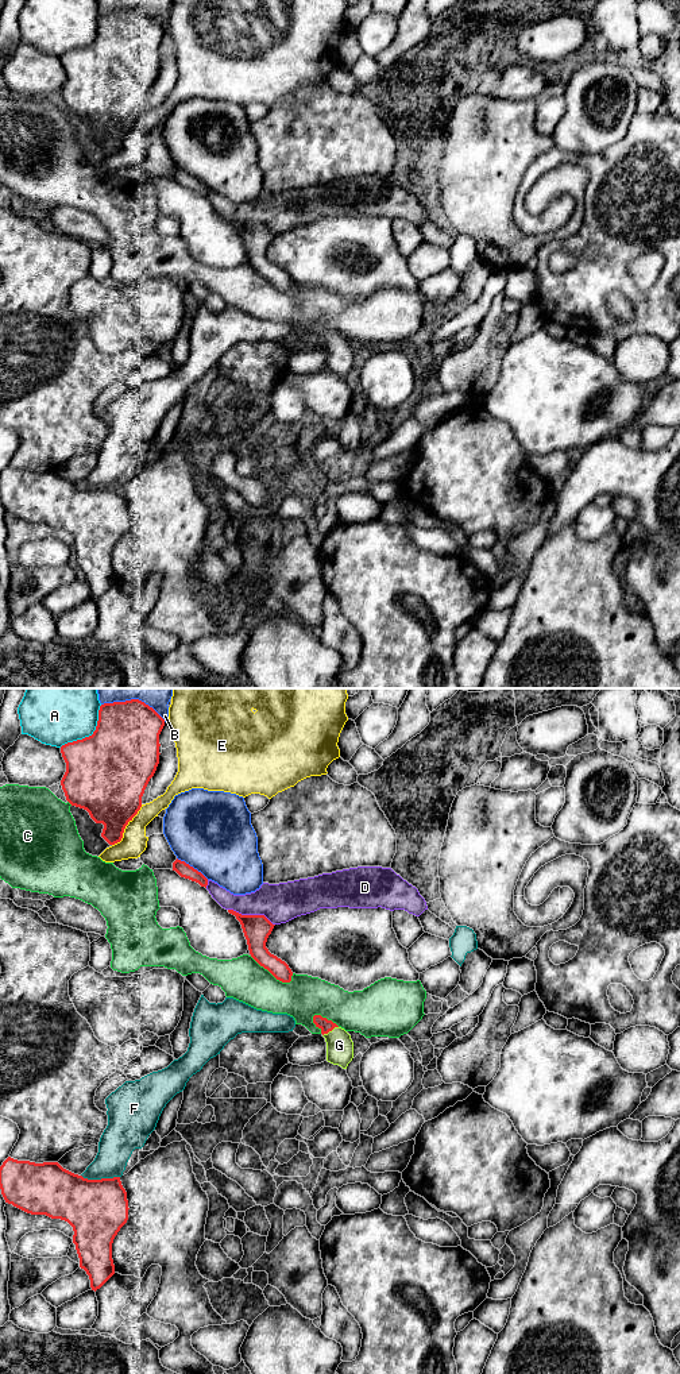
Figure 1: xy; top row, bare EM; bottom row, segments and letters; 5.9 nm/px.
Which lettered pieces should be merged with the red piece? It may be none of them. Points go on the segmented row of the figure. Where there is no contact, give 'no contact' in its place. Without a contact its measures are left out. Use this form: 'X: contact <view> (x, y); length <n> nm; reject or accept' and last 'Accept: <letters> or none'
A: contact xy (89, 736); length 360 nm; reject
B: contact xy (192, 867); length 240 nm; reject
C: contact xy (271, 973); length 300 nm; reject
D: contact xy (251, 915); length 300 nm; reject
E: contact xy (126, 825); length 300 nm; reject
F: contact xy (101, 1178); length 240 nm; reject
G: contact xy (329, 1030); length 110 nm; accept
Accept: G

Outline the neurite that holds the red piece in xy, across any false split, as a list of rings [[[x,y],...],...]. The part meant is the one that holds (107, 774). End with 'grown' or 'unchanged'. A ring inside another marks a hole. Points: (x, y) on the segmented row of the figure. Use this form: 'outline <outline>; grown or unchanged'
outline [[[139,699],[104,703],[92,736],[61,746],[66,772],[61,780],[66,800],[103,823],[101,837],[115,845],[142,807],[142,796],[159,764],[159,734],[165,719]]]; unchanged

